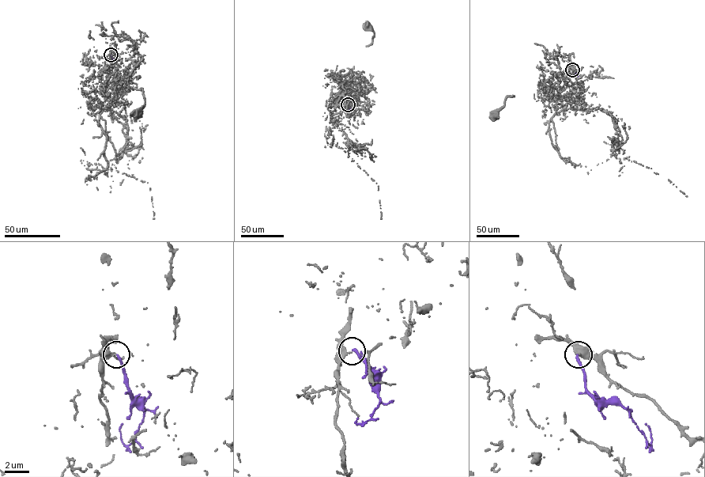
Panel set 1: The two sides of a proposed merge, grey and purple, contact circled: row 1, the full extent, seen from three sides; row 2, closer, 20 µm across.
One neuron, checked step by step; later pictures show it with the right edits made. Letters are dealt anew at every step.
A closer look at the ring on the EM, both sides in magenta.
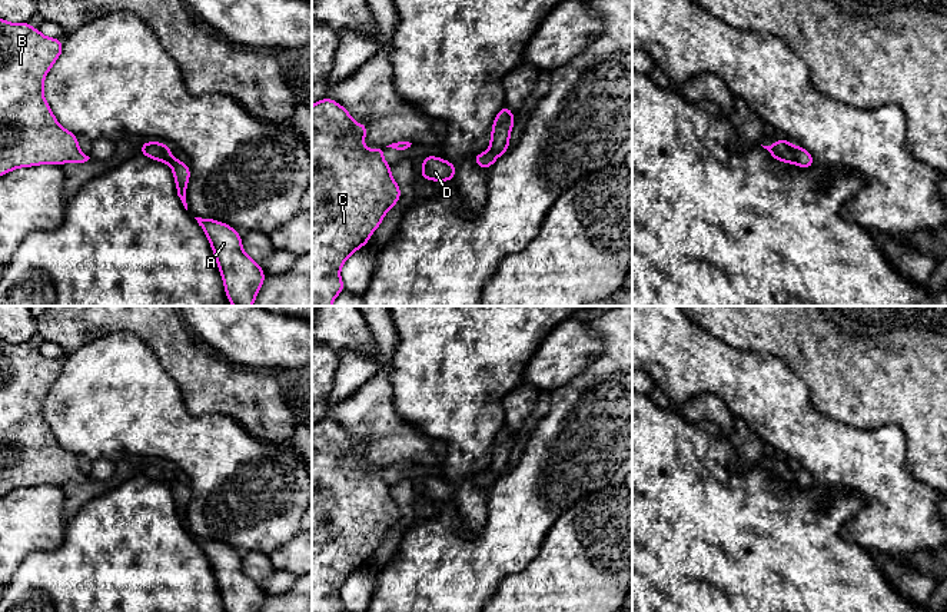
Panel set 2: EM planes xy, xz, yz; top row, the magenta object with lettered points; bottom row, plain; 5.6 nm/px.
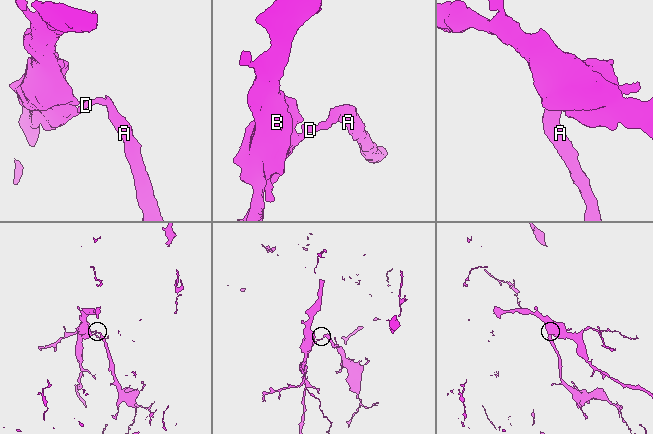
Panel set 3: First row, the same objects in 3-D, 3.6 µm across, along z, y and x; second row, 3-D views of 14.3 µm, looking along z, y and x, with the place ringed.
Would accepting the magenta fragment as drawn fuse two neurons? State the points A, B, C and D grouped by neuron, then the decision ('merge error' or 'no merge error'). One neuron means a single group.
A / B C D | merge error

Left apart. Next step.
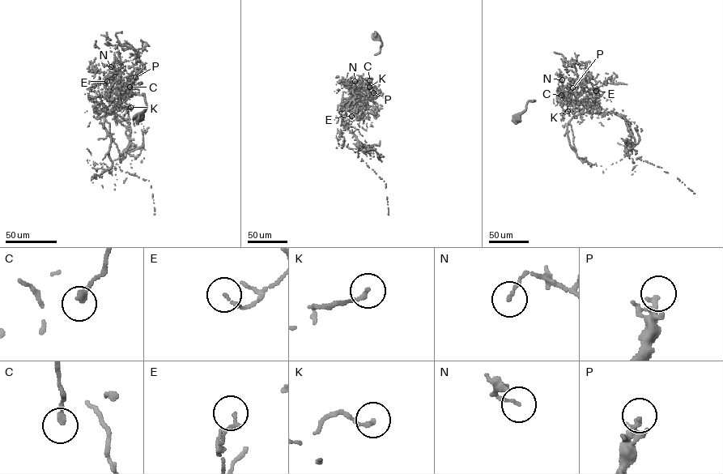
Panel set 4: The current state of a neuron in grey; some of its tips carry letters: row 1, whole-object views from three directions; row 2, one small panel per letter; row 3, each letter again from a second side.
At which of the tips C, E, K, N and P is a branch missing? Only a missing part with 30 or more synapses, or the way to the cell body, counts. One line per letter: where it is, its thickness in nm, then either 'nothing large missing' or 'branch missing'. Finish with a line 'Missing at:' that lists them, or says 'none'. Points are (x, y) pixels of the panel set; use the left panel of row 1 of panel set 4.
C: place (129, 87); calibre 200 nm; nothing large missing
E: place (107, 81); calibre 130 nm; nothing large missing
K: place (130, 107); calibre 170 nm; nothing large missing
N: place (111, 66); calibre 120 nm; nothing large missing
P: place (135, 77); calibre 200 nm; nothing large missing
Missing at: none

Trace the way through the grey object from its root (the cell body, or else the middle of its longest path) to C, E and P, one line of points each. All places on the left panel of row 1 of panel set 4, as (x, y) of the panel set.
C: (140, 116), (146, 108), (144, 95), (137, 94), (130, 83), (129, 87)
E: (140, 116), (146, 108), (144, 95), (112, 100), (105, 97), (118, 87), (112, 90), (112, 80), (107, 81)
P: (140, 116), (146, 108), (146, 102), (144, 95), (136, 93), (135, 77)

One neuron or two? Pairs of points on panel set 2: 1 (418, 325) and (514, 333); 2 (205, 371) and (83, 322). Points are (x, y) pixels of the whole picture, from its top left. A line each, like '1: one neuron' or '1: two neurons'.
1: one neuron
2: one neuron

